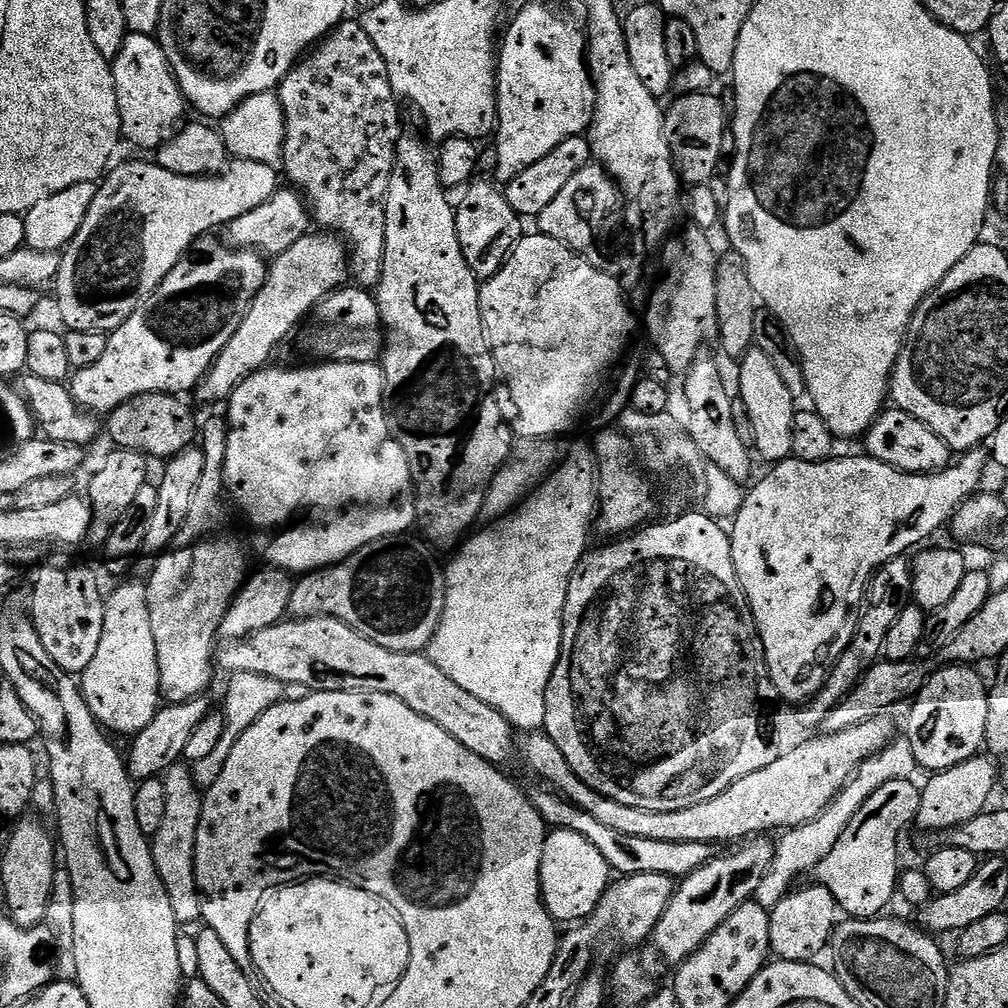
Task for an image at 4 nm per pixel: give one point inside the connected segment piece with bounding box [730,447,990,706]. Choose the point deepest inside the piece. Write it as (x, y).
(810, 535)

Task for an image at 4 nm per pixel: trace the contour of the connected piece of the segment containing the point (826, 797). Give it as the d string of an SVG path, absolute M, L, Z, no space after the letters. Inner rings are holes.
M887 715L875 716L858 726L850 726L850 730L841 732L830 732L827 734L818 734L814 740L804 740L797 748L781 751L780 757L770 766L765 766L763 770L754 770L754 774L746 774L746 778L738 778L718 798L710 798L710 802L700 802L698 806L690 806L687 810L672 810L670 812L655 812L654 810L638 810L634 806L622 806L622 802L614 802L614 798L606 798L598 794L574 770L570 770L570 762L554 746L554 742L549 738L547 732L537 730L529 732L519 741L518 756L524 759L524 764L536 776L541 776L545 785L551 786L559 792L565 800L569 800L574 806L586 810L597 822L603 825L619 830L622 834L631 834L633 838L654 838L658 842L706 842L723 846L731 840L735 842L744 842L749 838L759 837L761 834L772 834L775 828L779 830L789 830L814 822L831 804L836 795L848 784L848 781L856 775L856 772L862 766L864 760L868 760L877 755L888 744L890 744L897 735L896 728L888 721Z

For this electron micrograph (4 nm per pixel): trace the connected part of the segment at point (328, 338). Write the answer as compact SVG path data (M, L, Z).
M345 286L329 294L312 313L307 328L308 348L316 355L313 357L321 361L375 364L384 355L384 329L380 322L380 311L375 295L364 287Z

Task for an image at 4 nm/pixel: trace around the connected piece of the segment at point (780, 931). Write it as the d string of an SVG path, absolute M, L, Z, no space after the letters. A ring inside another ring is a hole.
M815 882L809 888L797 887L770 909L770 942L772 952L781 960L812 962L820 951L829 947L838 923L838 905L834 894Z

